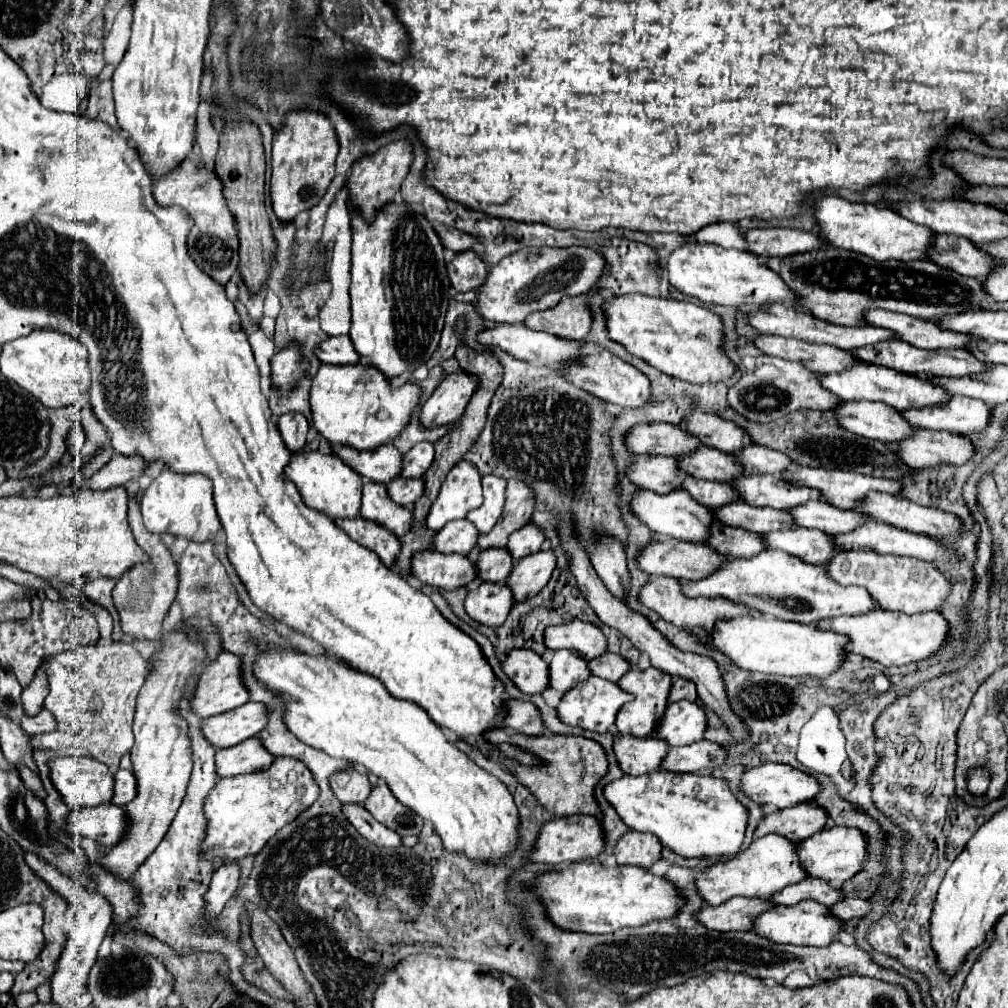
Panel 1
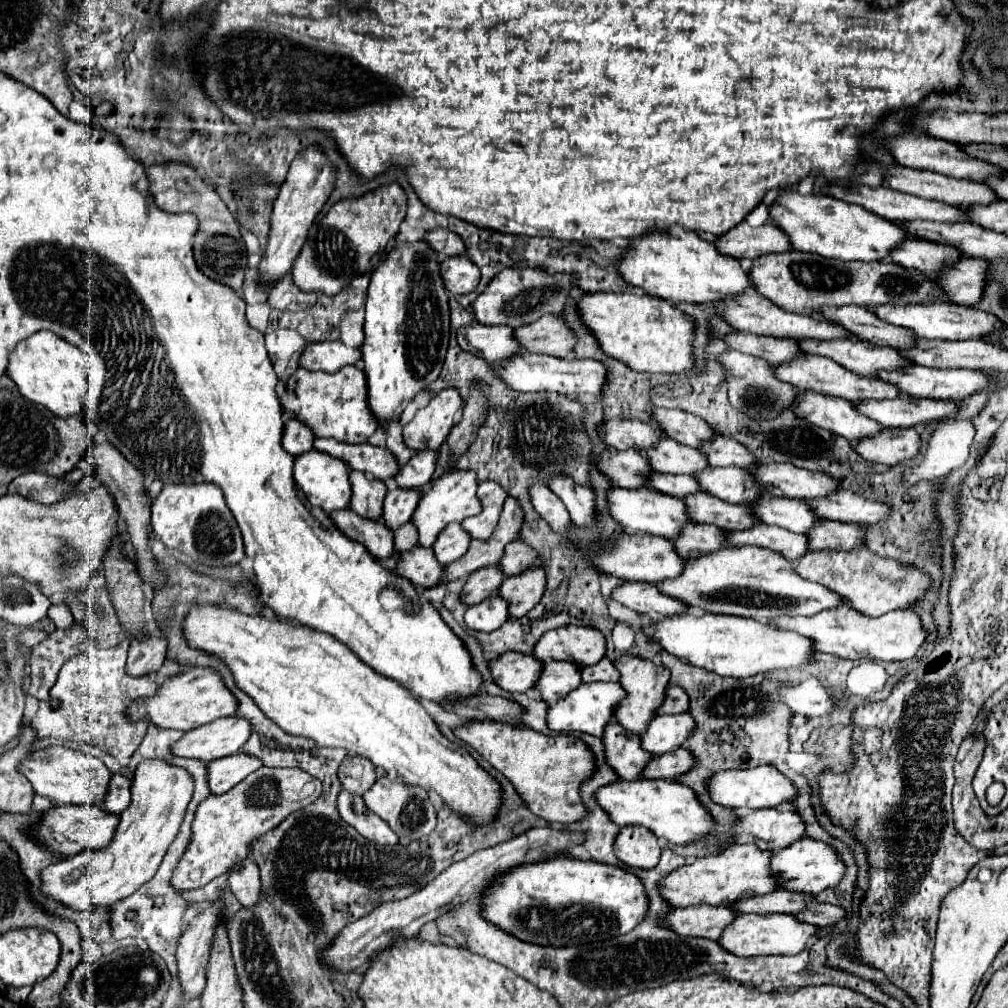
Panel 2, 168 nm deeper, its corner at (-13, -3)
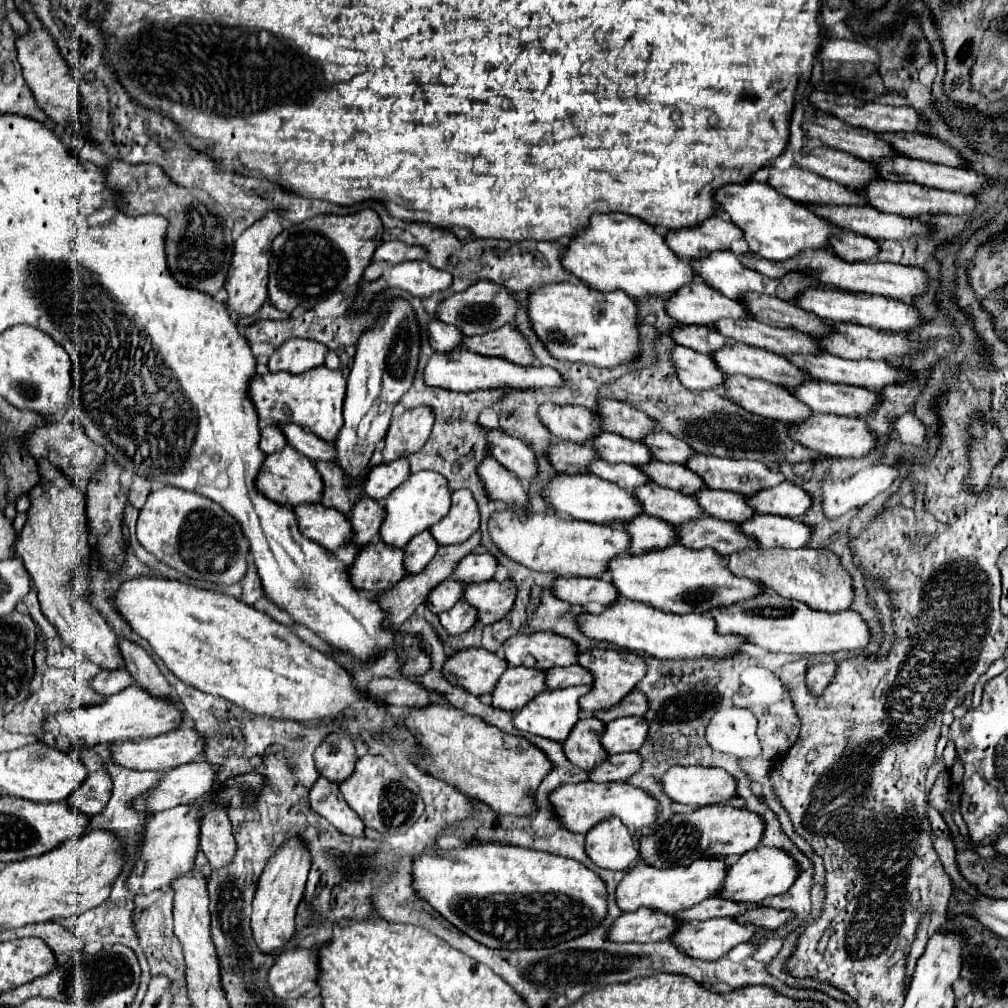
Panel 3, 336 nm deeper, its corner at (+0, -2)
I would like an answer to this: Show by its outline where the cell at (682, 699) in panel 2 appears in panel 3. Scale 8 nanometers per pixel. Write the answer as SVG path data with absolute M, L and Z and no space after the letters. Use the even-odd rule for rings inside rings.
M640 690L630 692L626 698L622 698L622 702L610 710L602 710L602 712L594 712L596 718L600 718L602 722L610 722L616 720L620 716L644 716L648 710L648 698L642 696Z

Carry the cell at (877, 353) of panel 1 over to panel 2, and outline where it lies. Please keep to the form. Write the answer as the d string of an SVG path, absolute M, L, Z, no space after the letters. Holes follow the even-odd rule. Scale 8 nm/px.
M799 339L799 343L803 345L803 353L833 359L835 363L863 377L875 377L879 369L893 371L911 365L891 347L879 347L857 339L835 339L835 341Z

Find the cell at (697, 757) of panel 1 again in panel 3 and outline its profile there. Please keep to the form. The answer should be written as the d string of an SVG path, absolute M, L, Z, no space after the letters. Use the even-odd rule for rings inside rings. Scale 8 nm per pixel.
M638 752L614 754L606 760L606 764L594 768L590 772L590 780L594 782L624 782L632 774L642 768L642 756Z

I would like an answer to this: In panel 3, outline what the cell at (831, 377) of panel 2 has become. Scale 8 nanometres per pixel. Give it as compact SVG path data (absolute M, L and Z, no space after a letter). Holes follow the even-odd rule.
M734 342L730 344L730 348L714 352L712 358L716 360L718 368L726 374L742 374L742 370L754 370L756 374L762 374L760 380L780 384L786 388L798 388L804 380L810 380L810 376L802 368L796 368L784 356L748 344Z

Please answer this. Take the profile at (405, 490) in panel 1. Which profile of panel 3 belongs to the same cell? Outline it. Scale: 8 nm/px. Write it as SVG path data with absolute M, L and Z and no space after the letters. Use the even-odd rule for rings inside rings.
M362 496L356 508L352 510L352 524L354 532L358 532L358 544L368 544L380 530L384 522L386 510L382 504L372 500L370 496Z

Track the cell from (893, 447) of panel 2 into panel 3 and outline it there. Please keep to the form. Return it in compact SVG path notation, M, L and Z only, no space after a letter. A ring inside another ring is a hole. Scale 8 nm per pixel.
M814 414L814 420L806 420L806 424L792 424L790 436L794 436L794 440L802 440L802 444L808 448L834 458L866 458L878 444L878 436L868 428L864 420L830 414Z

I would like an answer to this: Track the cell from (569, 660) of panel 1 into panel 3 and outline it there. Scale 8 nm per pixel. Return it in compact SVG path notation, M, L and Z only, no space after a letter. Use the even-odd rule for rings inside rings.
M510 666L500 682L496 684L496 690L492 692L492 704L494 708L502 710L518 710L526 706L530 700L534 700L538 694L546 692L546 672L538 668L514 668Z

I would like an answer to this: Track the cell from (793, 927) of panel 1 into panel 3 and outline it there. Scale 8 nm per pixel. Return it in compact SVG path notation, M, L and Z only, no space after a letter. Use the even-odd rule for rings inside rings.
M734 916L704 920L702 924L680 924L672 942L700 960L718 960L742 942L758 934L758 926L740 924Z

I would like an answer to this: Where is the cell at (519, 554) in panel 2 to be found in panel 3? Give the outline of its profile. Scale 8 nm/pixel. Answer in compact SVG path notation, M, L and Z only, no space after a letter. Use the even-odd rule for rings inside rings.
M476 552L458 562L458 568L454 570L454 578L462 580L464 584L486 582L496 574L496 570L498 570L496 556L492 556L490 552Z

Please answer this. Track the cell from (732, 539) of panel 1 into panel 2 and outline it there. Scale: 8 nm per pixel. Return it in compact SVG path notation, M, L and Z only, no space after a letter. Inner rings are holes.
M691 523L687 529L683 529L683 537L677 537L673 541L675 551L687 559L687 557L699 557L703 553L717 551L725 545L723 541L723 531L715 525L701 525L701 523Z

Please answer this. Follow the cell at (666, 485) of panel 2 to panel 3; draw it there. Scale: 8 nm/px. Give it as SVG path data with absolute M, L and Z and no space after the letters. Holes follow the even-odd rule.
M598 460L598 464L594 464L590 472L594 472L596 476L602 476L604 480L618 484L620 488L626 488L628 492L634 492L636 488L650 482L648 474L642 472L640 468L634 468L632 464L610 464L606 460Z

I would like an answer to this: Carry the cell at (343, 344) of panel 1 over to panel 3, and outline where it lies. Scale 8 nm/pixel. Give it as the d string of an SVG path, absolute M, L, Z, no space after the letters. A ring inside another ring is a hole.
M294 338L288 340L278 348L278 352L270 358L268 368L270 372L292 372L292 374L302 374L310 368L322 366L326 360L328 348L320 342L314 340L302 340Z

